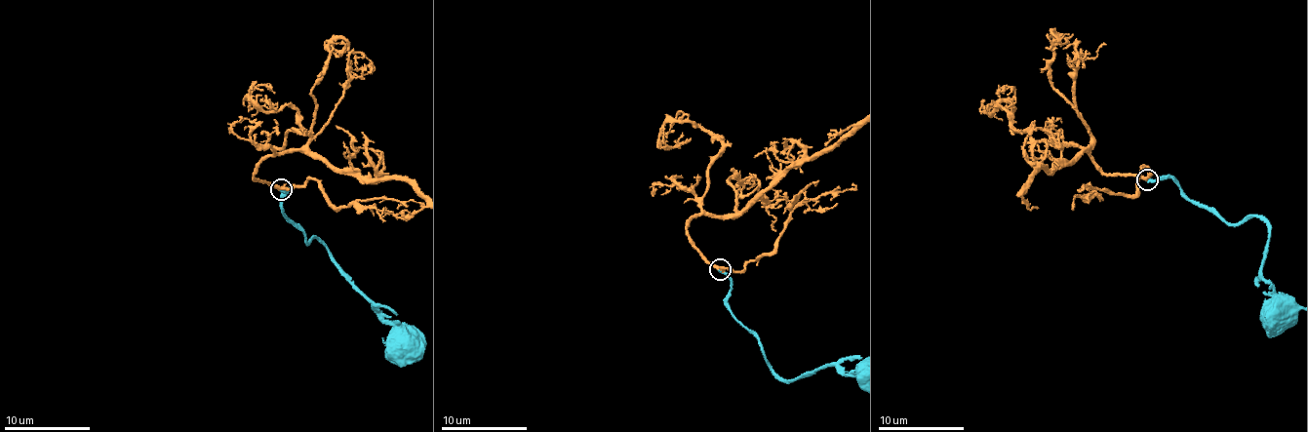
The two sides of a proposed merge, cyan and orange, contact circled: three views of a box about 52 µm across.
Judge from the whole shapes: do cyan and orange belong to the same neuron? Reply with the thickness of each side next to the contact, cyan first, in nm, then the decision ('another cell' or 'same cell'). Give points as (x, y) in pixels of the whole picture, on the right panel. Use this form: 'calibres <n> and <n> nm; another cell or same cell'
calibres 340 and 300 nm; same cell

